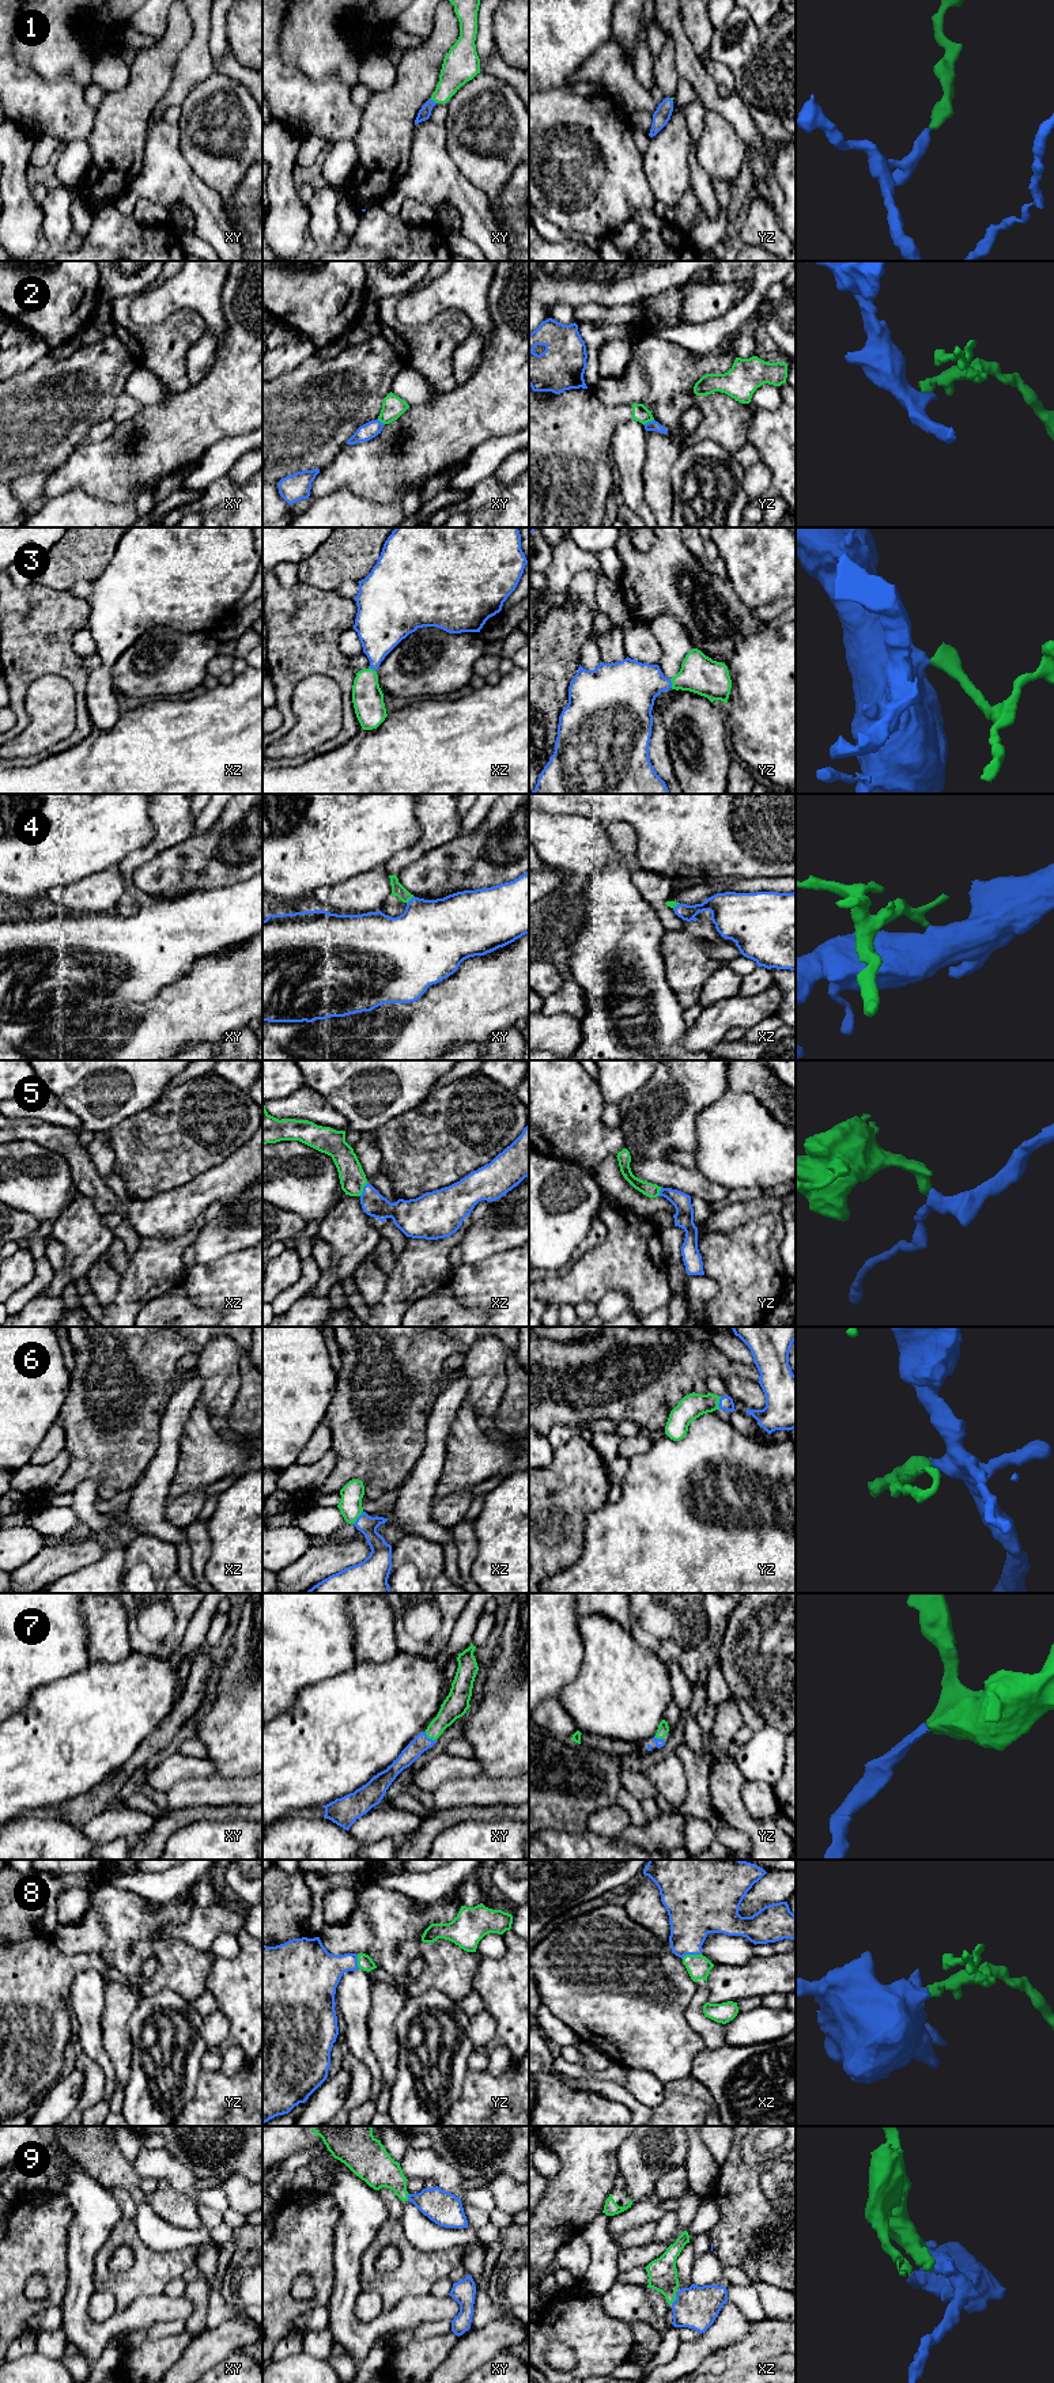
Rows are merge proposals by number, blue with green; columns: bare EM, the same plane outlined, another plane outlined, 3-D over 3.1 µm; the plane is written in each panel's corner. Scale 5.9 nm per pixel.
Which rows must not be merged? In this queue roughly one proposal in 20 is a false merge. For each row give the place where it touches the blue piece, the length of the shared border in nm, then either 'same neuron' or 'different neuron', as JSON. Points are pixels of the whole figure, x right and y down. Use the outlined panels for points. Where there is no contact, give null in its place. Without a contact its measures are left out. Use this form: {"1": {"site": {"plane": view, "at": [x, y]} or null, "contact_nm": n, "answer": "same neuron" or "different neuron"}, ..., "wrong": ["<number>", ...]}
{"1": {"site": {"plane": "xy", "at": [433, 101]}, "contact_nm": 50, "answer": "same neuron"}, "2": {"site": {"plane": "yz", "at": [649, 422]}, "contact_nm": 70, "answer": "different neuron"}, "3": {"site": {"plane": "yz", "at": [671, 683]}, "contact_nm": 60, "answer": "same neuron"}, "4": {"site": {"plane": "xy", "at": [410, 900]}, "contact_nm": 60, "answer": "same neuron"}, "5": {"site": {"plane": "xz", "at": [363, 1190]}, "contact_nm": 90, "answer": "same neuron"}, "6": {"site": {"plane": "yz", "at": [720, 1403]}, "contact_nm": 80, "answer": "same neuron"}, "7": {"site": {"plane": "xy", "at": [430, 1739]}, "contact_nm": 90, "answer": "same neuron"}, "8": {"site": {"plane": "xz", "at": [691, 1954]}, "contact_nm": 120, "answer": "same neuron"}, "9": {"site": {"plane": "xz", "at": [676, 2299]}, "contact_nm": 70, "answer": "same neuron"}, "wrong": ["2"]}

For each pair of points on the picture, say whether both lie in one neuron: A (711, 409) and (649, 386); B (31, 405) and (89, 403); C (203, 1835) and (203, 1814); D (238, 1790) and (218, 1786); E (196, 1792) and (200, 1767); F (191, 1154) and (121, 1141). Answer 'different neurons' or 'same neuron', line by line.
A: same neuron
B: same neuron
C: different neurons
D: same neuron
E: different neurons
F: same neuron

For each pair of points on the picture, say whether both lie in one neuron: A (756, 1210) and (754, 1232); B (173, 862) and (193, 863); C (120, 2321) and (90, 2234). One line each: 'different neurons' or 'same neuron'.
A: different neurons
B: same neuron
C: same neuron

